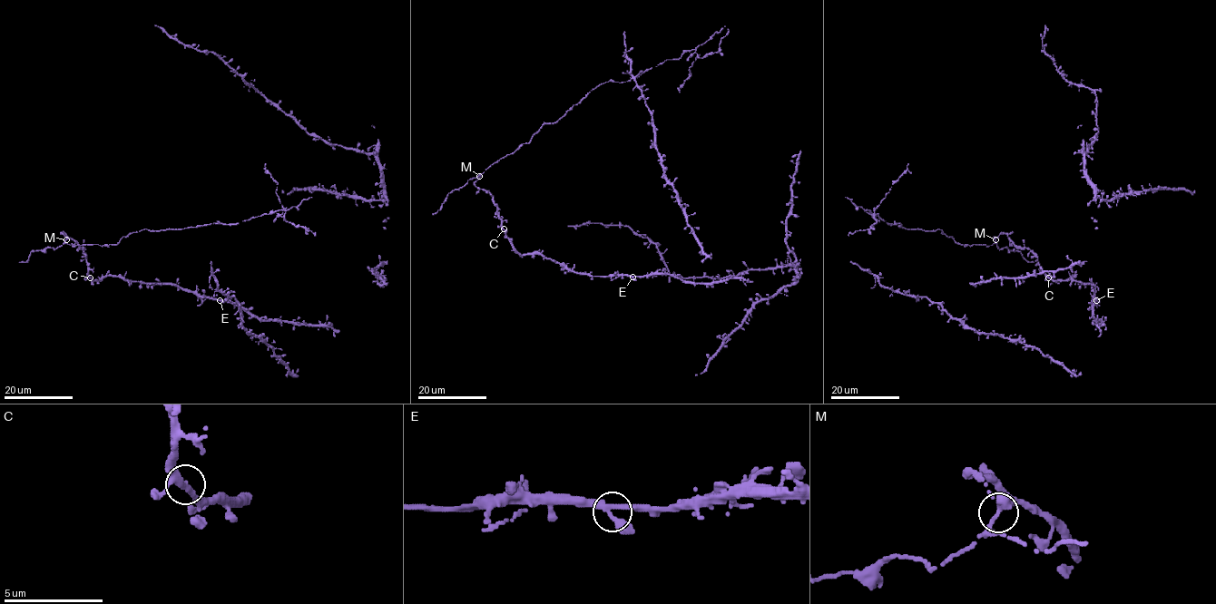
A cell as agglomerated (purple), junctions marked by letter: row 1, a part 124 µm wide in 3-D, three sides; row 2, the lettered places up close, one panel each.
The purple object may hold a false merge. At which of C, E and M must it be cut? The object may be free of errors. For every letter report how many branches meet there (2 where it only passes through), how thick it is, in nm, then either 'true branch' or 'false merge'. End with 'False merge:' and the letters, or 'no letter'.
C: 3 branches meet; 280 nm thick; true branch
E: 3 branches meet; 320 nm thick; true branch
M: 3 branches meet; 320 nm thick; false merge
False merge: M

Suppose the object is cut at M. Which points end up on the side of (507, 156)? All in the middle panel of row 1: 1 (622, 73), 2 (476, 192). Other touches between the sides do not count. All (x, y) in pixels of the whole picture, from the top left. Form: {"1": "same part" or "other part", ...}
{"1": "other part", "2": "other part"}

